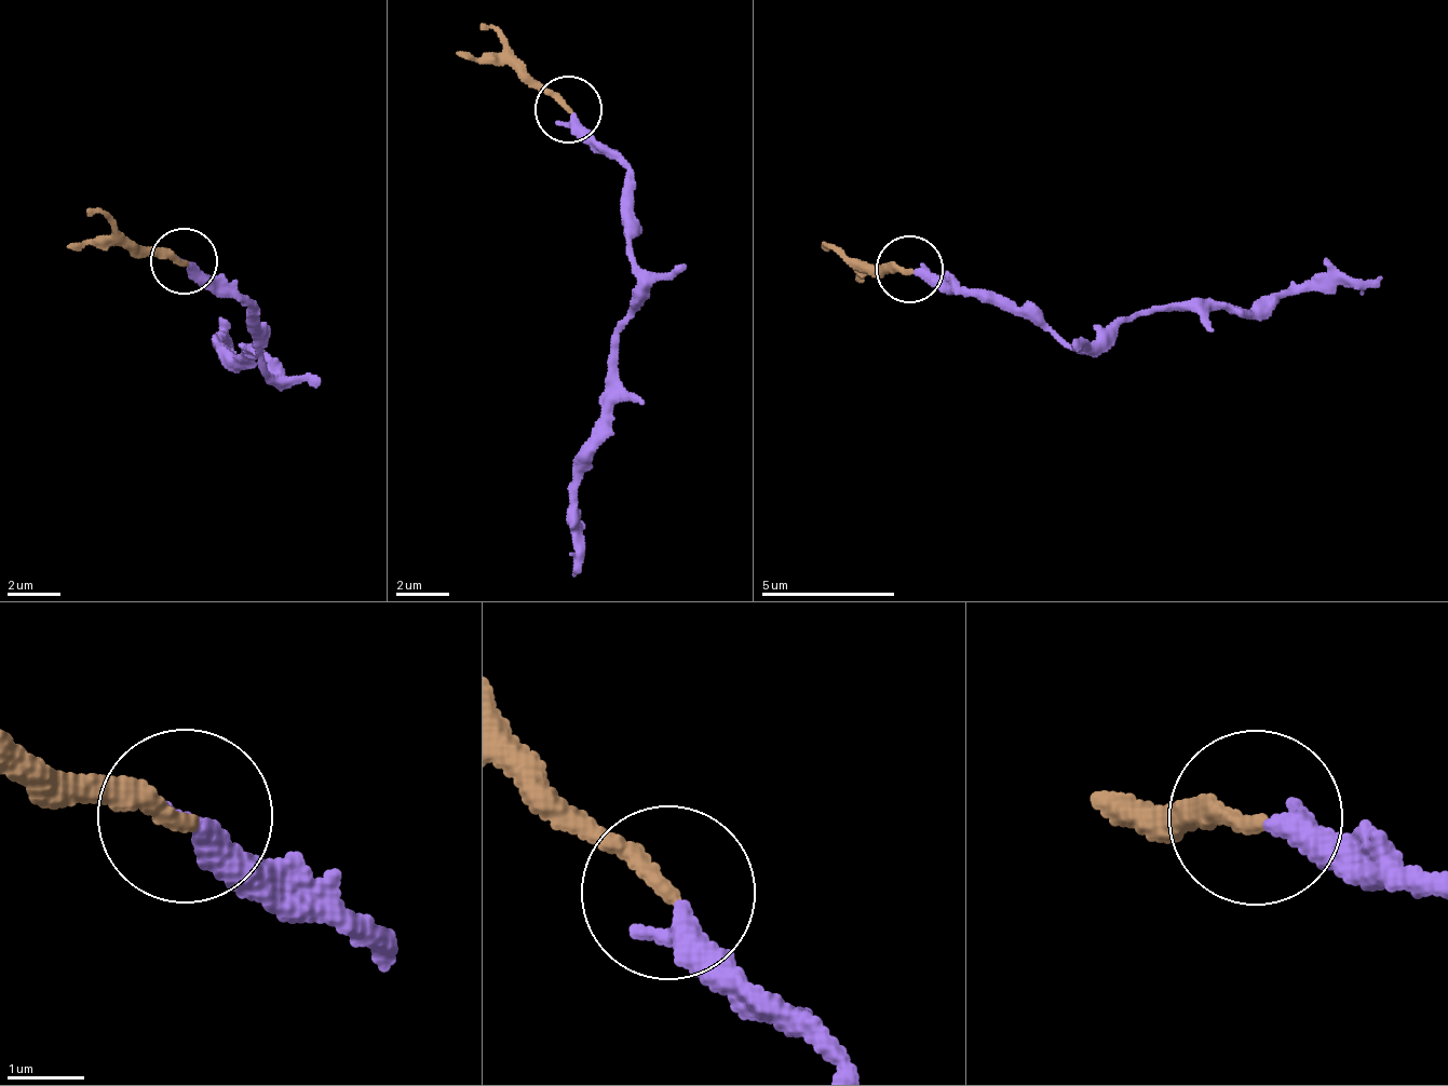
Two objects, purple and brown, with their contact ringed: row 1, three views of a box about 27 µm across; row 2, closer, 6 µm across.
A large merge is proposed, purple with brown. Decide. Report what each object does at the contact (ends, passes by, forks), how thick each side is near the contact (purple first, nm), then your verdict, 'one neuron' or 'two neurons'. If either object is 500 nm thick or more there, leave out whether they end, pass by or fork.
purple ends; brown ends; calibres 360 and 240 nm; one neuron

